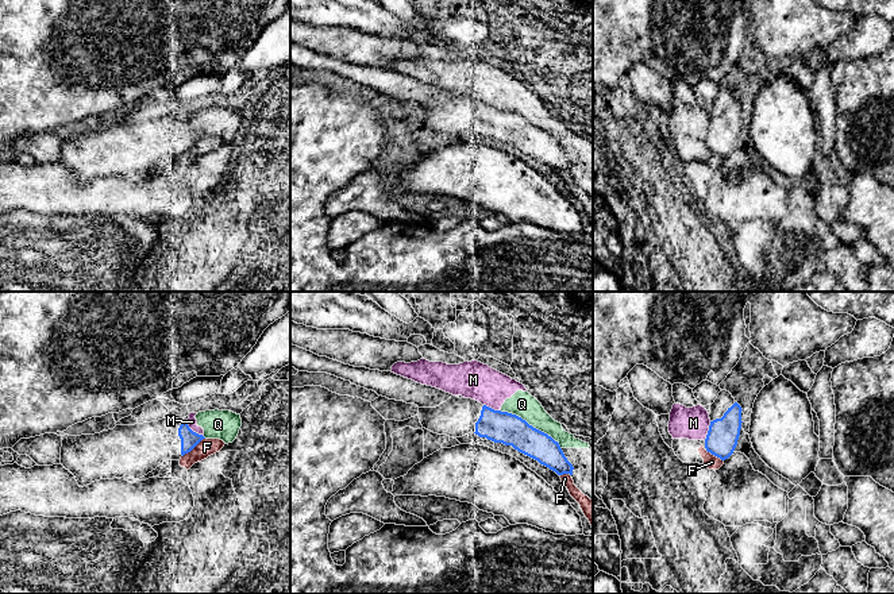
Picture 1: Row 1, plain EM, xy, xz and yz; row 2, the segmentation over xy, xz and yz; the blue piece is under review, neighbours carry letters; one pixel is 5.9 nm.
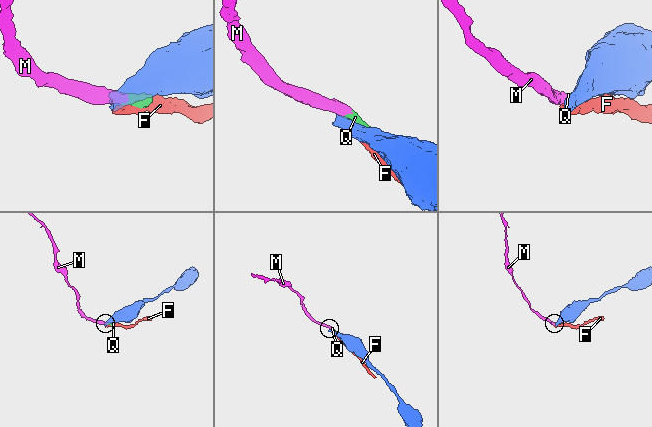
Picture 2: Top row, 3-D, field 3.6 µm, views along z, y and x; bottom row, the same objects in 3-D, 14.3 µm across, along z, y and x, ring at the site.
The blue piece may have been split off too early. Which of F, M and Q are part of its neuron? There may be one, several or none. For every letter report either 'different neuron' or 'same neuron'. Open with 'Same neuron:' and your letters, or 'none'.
Same neuron: none
F: different neuron
M: different neuron
Q: different neuron

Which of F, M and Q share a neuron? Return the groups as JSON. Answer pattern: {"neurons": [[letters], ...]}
{"neurons": [["F"], ["M", "Q"]]}

